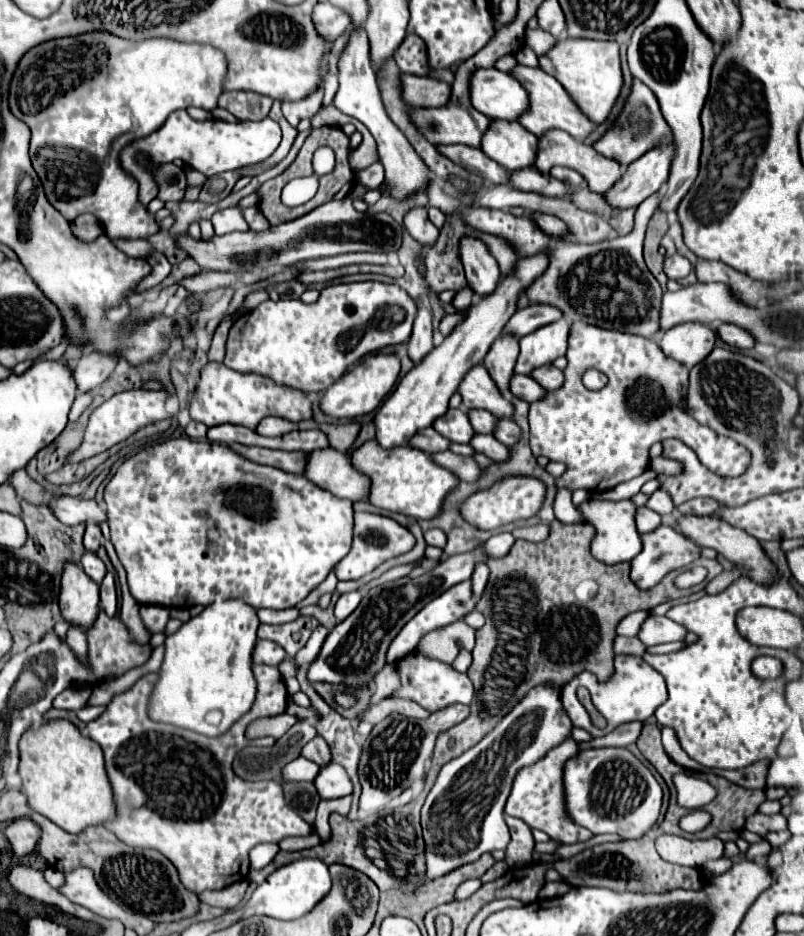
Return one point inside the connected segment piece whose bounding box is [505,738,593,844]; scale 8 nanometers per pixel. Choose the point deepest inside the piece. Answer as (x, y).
(537, 797)

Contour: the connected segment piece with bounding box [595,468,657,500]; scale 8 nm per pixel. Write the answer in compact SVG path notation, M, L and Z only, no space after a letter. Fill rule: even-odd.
M649 468L645 474L633 478L633 480L629 480L629 482L625 482L625 484L619 484L619 486L615 486L613 490L607 490L607 492L603 492L603 494L595 494L595 498L599 498L599 500L631 498L631 496L635 496L635 494L641 490L641 486L643 486L647 480L651 480L651 478L655 478L655 476L657 476L657 474Z

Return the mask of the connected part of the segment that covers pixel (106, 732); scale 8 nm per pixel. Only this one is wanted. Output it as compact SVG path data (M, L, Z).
M253 666L253 676L255 676L255 680L257 680L257 696L255 696L255 702L253 702L253 708L245 714L245 716L241 716L241 720L237 720L237 724L233 724L233 728L229 728L229 732L225 732L225 734L221 734L221 736L215 736L215 738L207 738L207 736L201 736L201 734L197 734L197 732L189 732L189 730L185 730L185 728L177 728L177 726L173 726L173 724L157 724L157 722L153 722L153 720L149 720L149 714L147 714L147 704L149 704L149 692L153 692L153 684L157 684L157 672L155 674L145 674L141 680L137 680L135 682L135 686L131 688L131 690L127 690L125 694L119 694L119 696L115 696L113 700L111 700L111 704L107 704L107 710L97 718L97 720L93 720L93 722L89 722L87 724L87 730L89 730L89 738L91 740L95 740L99 746L101 746L101 750L103 750L103 756L105 756L105 770L107 770L107 776L109 776L109 780L111 780L111 788L113 788L113 796L115 796L115 804L117 804L117 816L113 816L113 820L107 820L105 824L101 824L101 826L105 826L105 828L109 828L109 832L113 832L121 842L125 842L125 844L129 844L129 846L133 846L133 848L153 848L153 850L157 850L157 852L163 852L163 856L165 858L169 858L171 860L171 864L177 868L177 872L179 872L179 878L181 878L181 882L185 884L185 888L189 888L191 892L195 892L195 894L199 894L199 892L203 892L203 890L221 890L221 888L225 888L225 886L229 886L229 884L235 884L235 882L241 882L241 880L247 880L247 872L249 872L249 850L253 848L253 846L257 846L257 844L261 844L261 842L281 842L283 838L287 838L287 836L307 836L309 832L311 832L311 828L309 828L309 824L283 800L283 790L281 790L281 784L277 784L277 782L247 782L247 780L241 780L239 776L235 776L235 772L233 772L233 768L231 768L231 762L233 762L233 758L235 758L235 754L241 750L241 748L245 748L245 746L273 746L273 742L275 742L275 738L257 738L257 740L247 740L245 738L245 728L247 728L247 724L251 722L251 720L255 720L255 718L263 718L263 716L277 716L277 714L283 714L285 712L285 708L287 708L287 688L285 688L285 682L283 682L283 676L281 676L281 672L275 668L275 666Z

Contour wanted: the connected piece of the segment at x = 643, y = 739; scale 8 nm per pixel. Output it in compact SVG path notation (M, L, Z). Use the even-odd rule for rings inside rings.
M645 724L643 726L643 732L637 740L637 748L641 750L641 754L655 766L655 770L663 776L663 780L667 782L667 786L673 786L669 782L669 778L677 772L683 772L681 766L677 766L663 750L663 744L661 744L661 728L655 726L655 724ZM669 768L673 768L673 772L669 772Z

